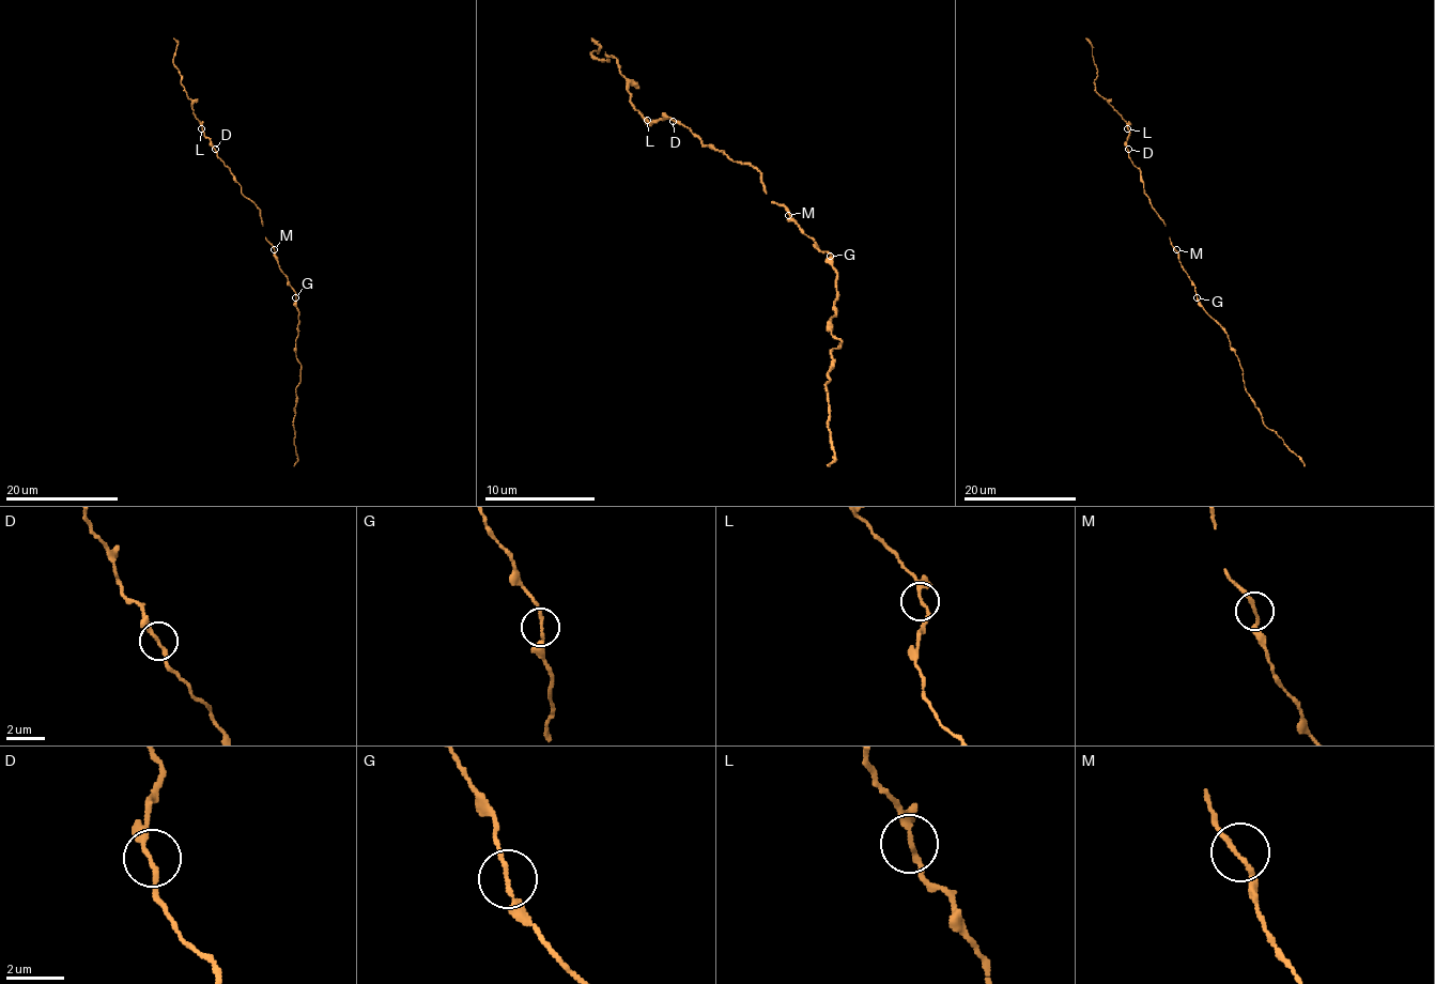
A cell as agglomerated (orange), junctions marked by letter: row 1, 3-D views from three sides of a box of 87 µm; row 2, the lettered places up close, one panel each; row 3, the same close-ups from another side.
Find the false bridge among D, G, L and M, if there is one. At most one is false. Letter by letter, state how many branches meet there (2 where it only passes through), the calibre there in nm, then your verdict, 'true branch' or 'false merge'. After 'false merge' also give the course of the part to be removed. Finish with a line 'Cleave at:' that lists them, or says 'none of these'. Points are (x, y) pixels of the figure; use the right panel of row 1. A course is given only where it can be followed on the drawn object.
D: 2 branches meet; 170 nm thick; true branch
G: 2 branches meet; 170 nm thick; true branch
L: 3 branches meet; 170 nm thick; true branch
M: 2 branches meet; 160 nm thick; true branch
Cleave at: none of these

